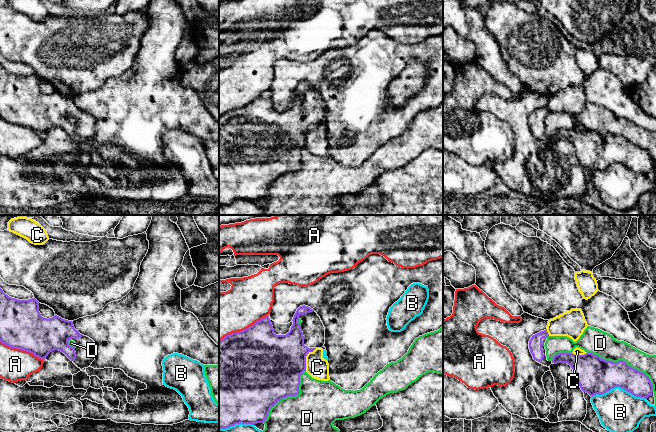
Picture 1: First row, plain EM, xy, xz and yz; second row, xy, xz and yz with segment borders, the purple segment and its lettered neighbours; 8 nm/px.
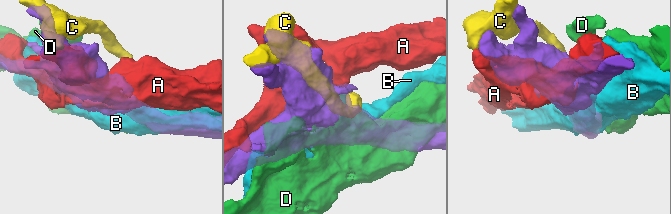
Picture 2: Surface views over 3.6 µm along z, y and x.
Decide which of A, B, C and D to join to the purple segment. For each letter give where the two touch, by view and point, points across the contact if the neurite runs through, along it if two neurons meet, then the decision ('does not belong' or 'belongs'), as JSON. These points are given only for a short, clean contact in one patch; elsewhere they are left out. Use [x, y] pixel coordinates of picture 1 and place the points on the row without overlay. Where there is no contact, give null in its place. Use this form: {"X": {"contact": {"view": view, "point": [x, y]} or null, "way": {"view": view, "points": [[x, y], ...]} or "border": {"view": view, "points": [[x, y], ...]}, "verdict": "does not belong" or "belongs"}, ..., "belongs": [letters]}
{"A": {"contact": {"view": "xz", "point": [243, 106]}, "verdict": "does not belong"}, "B": {"contact": {"view": "yz", "point": [619, 162]}, "verdict": "does not belong"}, "C": {"contact": {"view": "xz", "point": [305, 134]}, "verdict": "does not belong"}, "D": {"contact": {"view": "yz", "point": [624, 138]}, "verdict": "does not belong"}, "belongs": []}

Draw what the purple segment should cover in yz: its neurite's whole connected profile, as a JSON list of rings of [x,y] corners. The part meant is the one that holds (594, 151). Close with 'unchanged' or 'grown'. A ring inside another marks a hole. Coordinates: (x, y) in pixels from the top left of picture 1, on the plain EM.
[[[547,105],[533,111],[529,117],[529,125],[533,135],[550,143],[551,140],[567,139],[583,168],[591,173],[602,171],[615,163],[620,163],[636,173],[647,175],[653,168],[649,153],[623,136],[606,137],[592,129],[575,131],[573,129],[556,130],[551,137],[547,136],[545,118],[549,112]]] | grown

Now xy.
[[[1,64],[0,117],[11,124],[30,128],[43,137],[50,128],[59,126],[81,146],[90,143],[96,134],[96,119],[80,110],[74,104],[72,97],[57,91],[49,95],[44,94],[39,88],[39,78],[35,74],[29,76],[11,74]]] | grown

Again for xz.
[[[300,82],[286,111],[276,111],[269,92],[219,118],[219,205],[235,200],[264,199],[272,182],[299,168],[306,132],[325,120],[325,103],[317,89]]] | grown

